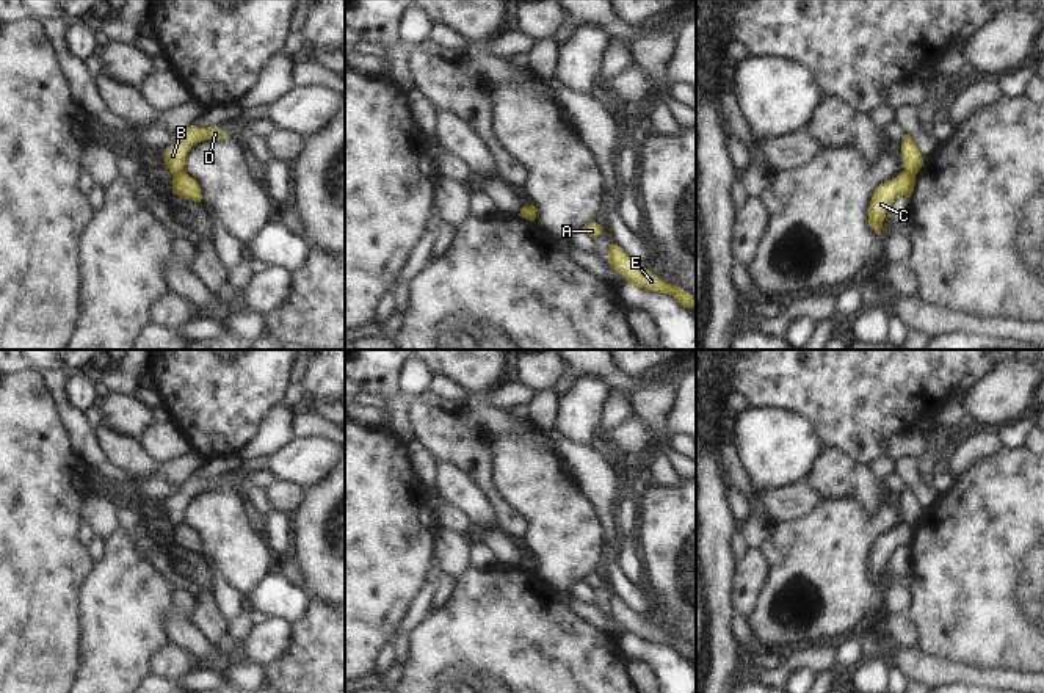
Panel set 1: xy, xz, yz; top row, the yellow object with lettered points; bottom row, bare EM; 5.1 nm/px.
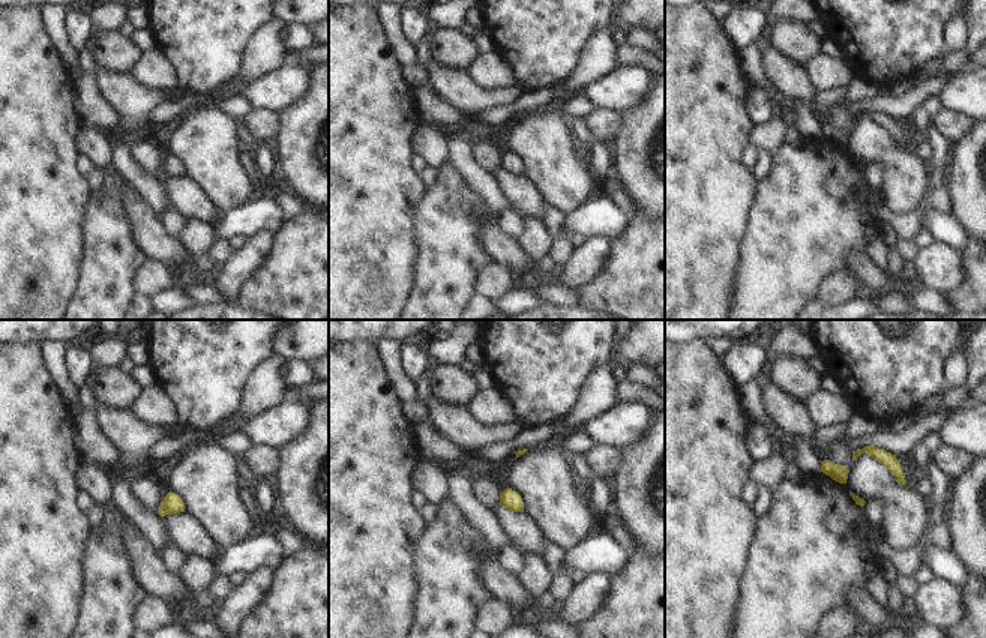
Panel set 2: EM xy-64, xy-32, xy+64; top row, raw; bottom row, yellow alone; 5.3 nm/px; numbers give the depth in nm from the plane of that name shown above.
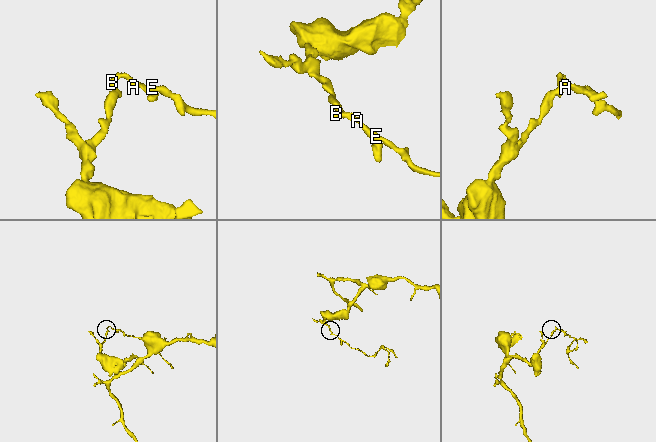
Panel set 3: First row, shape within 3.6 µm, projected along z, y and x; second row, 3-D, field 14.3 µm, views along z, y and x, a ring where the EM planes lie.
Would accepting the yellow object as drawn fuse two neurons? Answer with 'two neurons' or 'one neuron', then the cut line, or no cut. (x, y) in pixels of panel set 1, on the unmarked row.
two neurons; cut in xy along (182, 521), (173, 529)

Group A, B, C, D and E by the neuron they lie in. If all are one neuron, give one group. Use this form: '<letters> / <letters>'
A B D E / C

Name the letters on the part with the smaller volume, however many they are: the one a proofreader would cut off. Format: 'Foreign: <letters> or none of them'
Foreign: A, B, D, E

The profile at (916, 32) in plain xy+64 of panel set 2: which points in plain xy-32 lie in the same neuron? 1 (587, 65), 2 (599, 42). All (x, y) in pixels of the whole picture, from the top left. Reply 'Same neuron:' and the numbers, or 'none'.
Same neuron: none

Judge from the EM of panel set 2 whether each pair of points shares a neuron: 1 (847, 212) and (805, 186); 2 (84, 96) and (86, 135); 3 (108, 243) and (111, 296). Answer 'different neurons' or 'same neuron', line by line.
1: same neuron
2: different neurons
3: same neuron

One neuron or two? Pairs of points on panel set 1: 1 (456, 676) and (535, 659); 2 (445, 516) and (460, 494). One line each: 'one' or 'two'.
1: one
2: two

